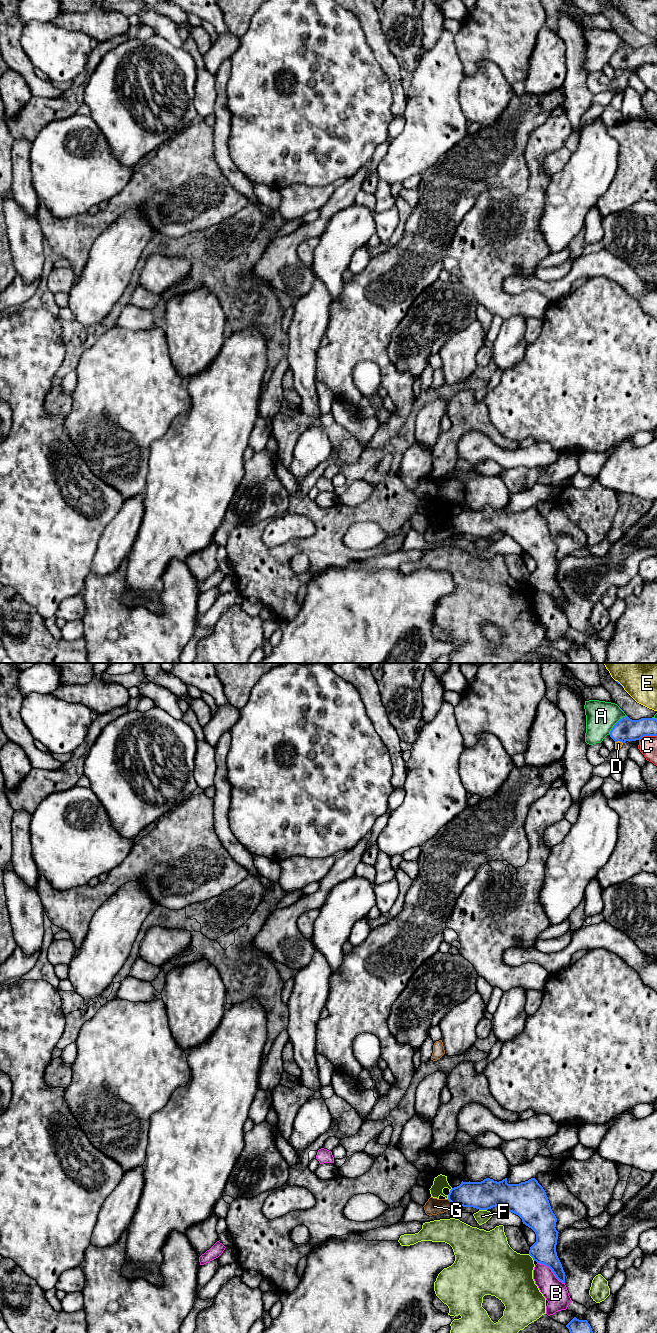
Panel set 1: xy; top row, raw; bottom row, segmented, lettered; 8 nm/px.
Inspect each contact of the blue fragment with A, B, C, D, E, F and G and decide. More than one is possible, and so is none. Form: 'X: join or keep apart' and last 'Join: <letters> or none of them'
A: keep apart
B: keep apart
C: keep apart
D: keep apart
E: keep apart
F: keep apart
G: keep apart
Join: none of them

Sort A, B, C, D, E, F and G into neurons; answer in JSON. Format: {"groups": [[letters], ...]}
{"groups": [["A"], ["B"], ["C"], ["D"], ["E"], ["F"], ["G"]]}

